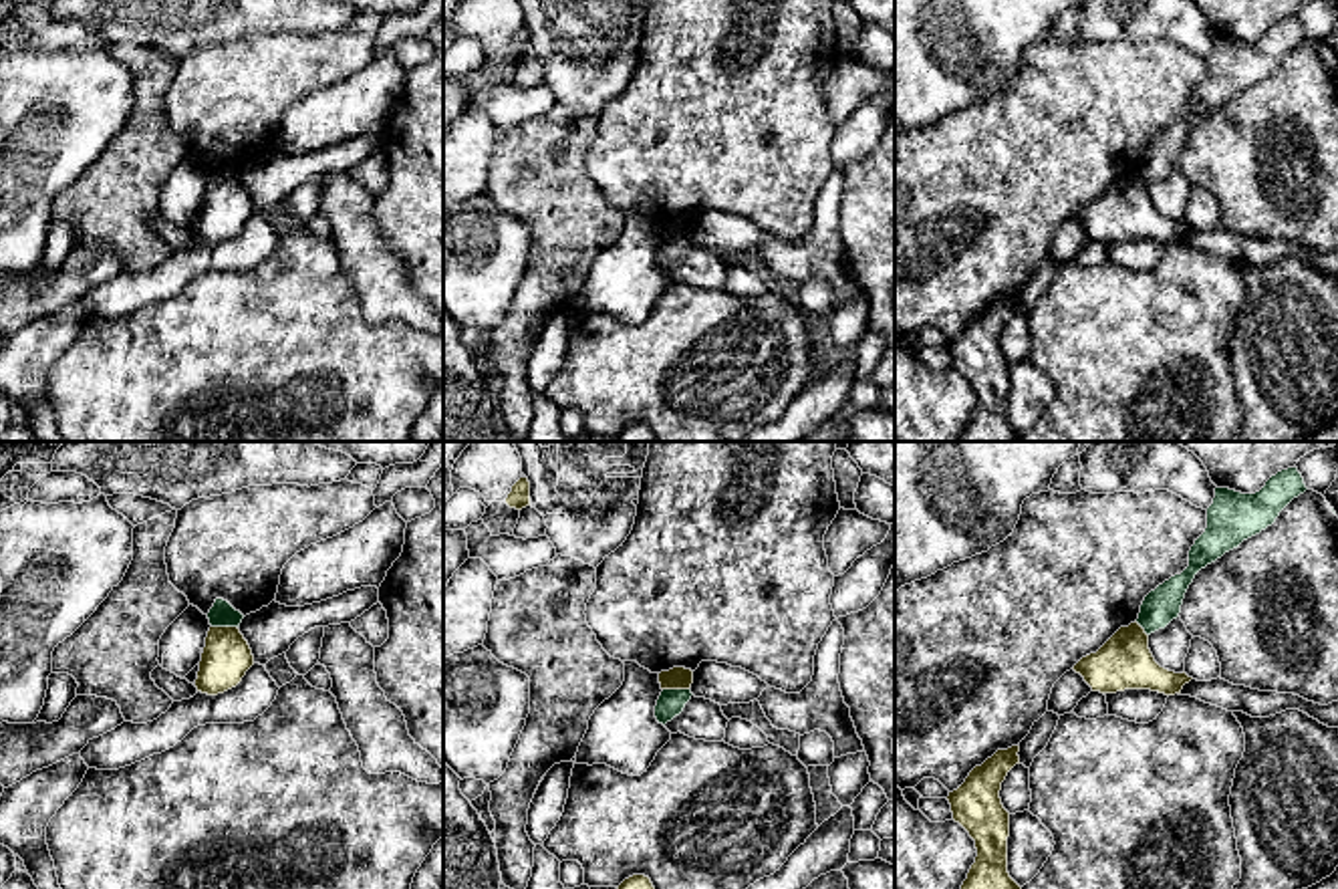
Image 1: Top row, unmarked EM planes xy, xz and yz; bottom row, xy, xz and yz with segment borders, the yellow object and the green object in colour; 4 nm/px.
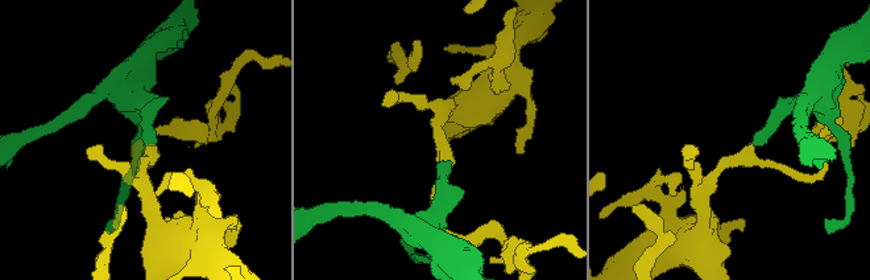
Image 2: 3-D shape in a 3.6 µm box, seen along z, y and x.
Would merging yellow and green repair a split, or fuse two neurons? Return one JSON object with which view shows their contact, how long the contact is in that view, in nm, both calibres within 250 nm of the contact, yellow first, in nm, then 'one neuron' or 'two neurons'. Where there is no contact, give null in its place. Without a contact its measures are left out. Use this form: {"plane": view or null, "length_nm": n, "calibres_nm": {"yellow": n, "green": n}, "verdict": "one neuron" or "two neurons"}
{"plane": "xy", "length_nm": 100, "calibres_nm": {"yellow": 200, "green": 100}, "verdict": "two neurons"}

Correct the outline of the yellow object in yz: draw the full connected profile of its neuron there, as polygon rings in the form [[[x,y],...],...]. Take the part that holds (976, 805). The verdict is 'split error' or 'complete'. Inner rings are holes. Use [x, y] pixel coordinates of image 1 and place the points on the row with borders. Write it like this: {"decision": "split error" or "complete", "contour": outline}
{"decision": "split error", "contour": [[[1046,712],[1018,746],[997,750],[949,792],[953,820],[969,833],[977,849],[961,889],[1022,889],[1008,873],[1010,812],[1001,804],[999,790],[1016,764],[1032,766],[1048,746],[1058,720],[1058,714]]]}

